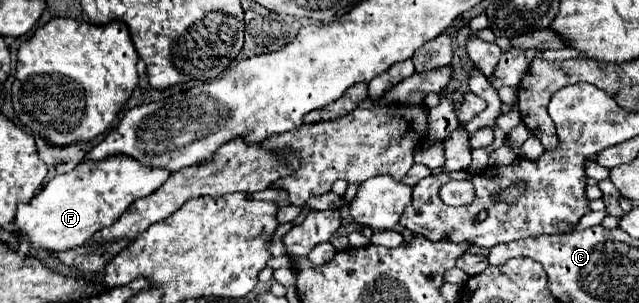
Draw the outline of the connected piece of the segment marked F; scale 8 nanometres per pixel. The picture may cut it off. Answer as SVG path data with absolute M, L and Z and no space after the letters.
M109 156L107 160L85 160L71 172L51 178L45 188L27 204L17 206L17 230L27 234L35 248L49 248L55 252L85 244L105 226L111 226L119 216L139 198L155 192L169 172L163 168L143 168L131 156Z

